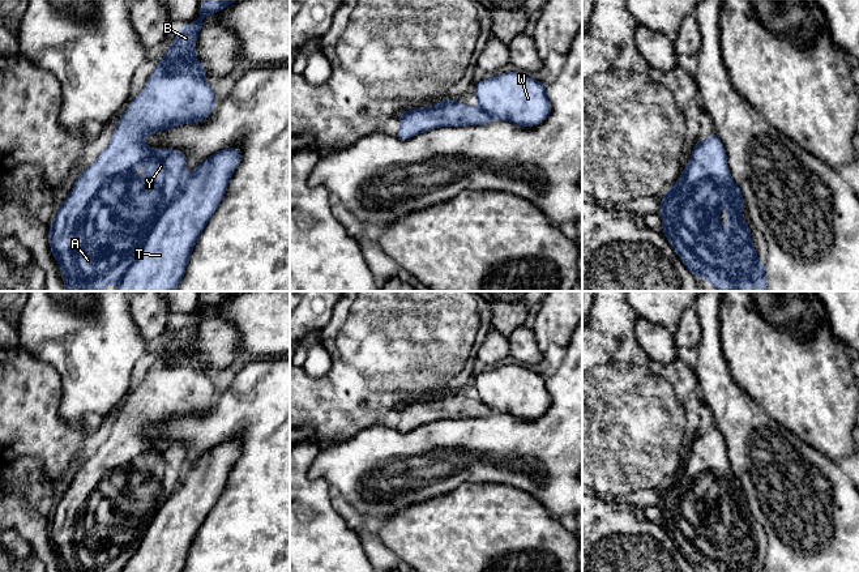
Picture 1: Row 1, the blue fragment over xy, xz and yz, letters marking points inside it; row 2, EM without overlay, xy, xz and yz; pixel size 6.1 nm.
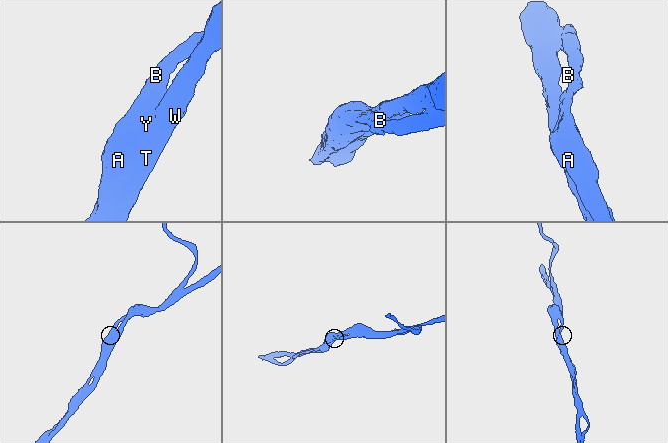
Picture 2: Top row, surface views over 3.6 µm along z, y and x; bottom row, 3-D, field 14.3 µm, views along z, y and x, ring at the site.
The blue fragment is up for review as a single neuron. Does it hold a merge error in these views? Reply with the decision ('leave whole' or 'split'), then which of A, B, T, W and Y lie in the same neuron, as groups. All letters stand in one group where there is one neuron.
leave whole | A B T W Y

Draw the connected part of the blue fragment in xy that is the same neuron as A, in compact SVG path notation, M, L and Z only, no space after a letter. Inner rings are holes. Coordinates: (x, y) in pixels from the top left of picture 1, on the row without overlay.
M205 291L200 296L201 308L195 315L178 320L179 324L175 333L172 334L171 340L164 345L164 350L157 357L144 383L131 394L127 405L121 409L120 414L117 415L117 419L106 441L86 462L80 465L80 469L73 482L70 483L70 486L68 487L60 501L56 504L56 509L50 520L48 532L50 532L51 545L61 560L64 572L181 572L183 571L188 552L191 550L192 542L198 529L201 528L204 520L211 511L213 505L217 503L218 496L226 487L228 473L240 456L240 445L236 440L227 440L219 443L211 447L211 449L208 451L205 454L200 456L193 466L187 468L185 447L176 444L174 441L172 443L151 441L144 436L144 432L150 426L155 426L158 423L168 423L175 418L183 418L185 415L200 415L205 410L208 410L210 405L214 402L215 387L213 385L209 376L205 373L206 364L204 359L196 351L196 328L200 325L200 321L205 319L205 316L201 315L202 311L227 300L235 293L240 291ZM142 458L149 461L148 468L134 468L131 465L132 461Z

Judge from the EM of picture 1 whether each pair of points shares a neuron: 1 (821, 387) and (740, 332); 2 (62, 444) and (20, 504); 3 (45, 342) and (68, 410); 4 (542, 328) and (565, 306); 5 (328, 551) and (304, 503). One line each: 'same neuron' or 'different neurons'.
1: same neuron
2: different neurons
3: same neuron
4: same neuron
5: same neuron

